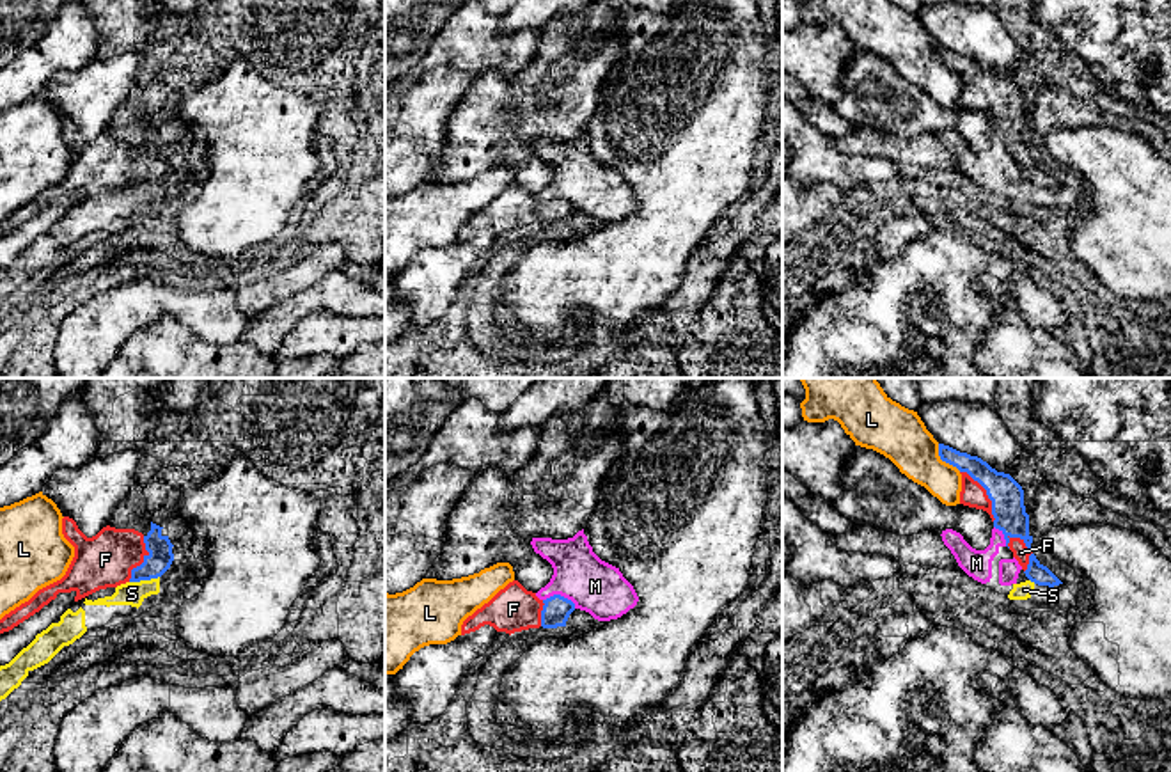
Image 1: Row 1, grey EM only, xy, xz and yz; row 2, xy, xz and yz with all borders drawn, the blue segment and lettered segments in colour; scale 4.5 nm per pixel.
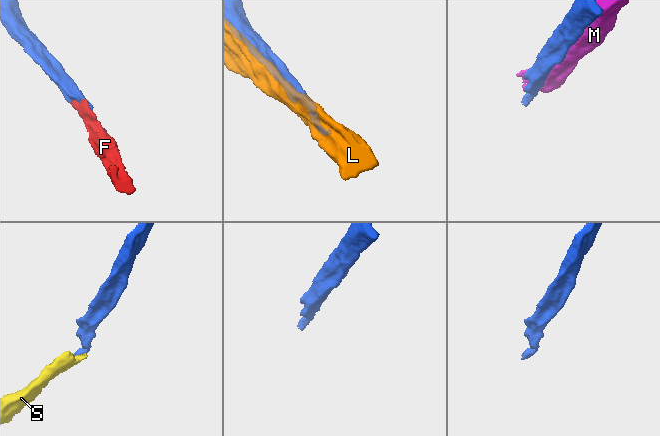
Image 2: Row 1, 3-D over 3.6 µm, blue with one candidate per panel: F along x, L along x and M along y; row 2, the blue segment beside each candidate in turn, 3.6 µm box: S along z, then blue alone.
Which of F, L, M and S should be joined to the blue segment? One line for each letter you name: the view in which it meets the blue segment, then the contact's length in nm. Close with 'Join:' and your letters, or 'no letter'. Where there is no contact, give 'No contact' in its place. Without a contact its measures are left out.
F: Touches blue in yz. Shared border 190 nm
Join: F

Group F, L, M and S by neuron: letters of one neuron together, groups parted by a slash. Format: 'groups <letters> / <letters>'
groups F / L / M S

